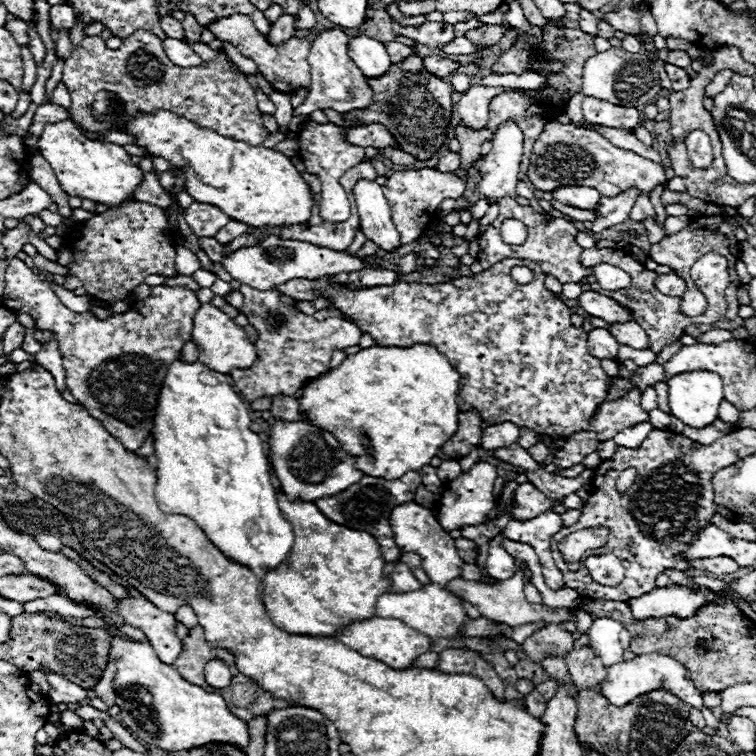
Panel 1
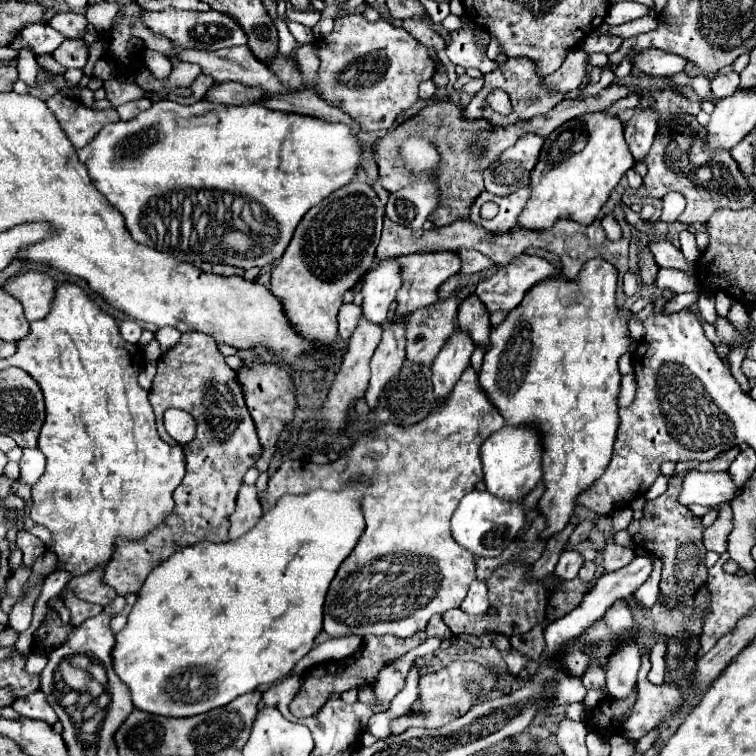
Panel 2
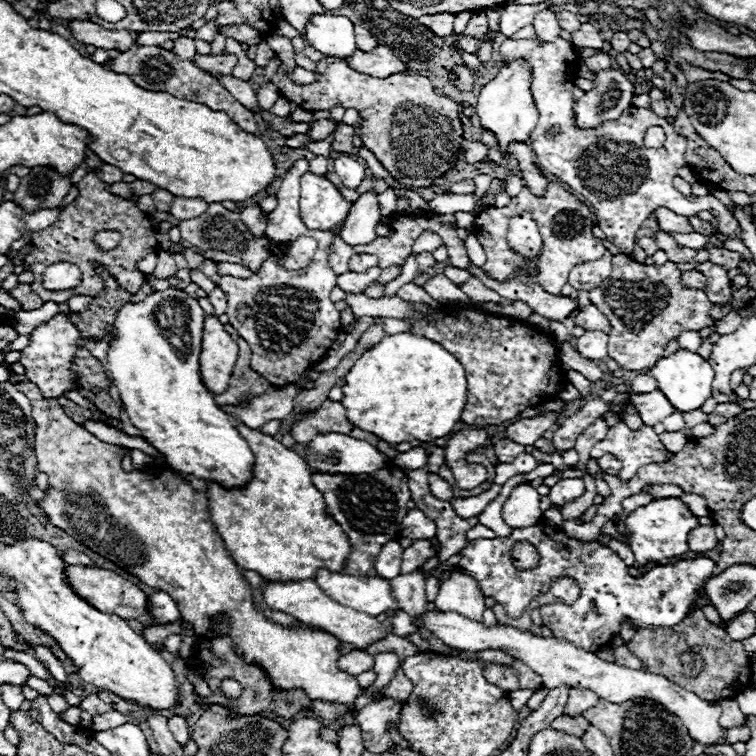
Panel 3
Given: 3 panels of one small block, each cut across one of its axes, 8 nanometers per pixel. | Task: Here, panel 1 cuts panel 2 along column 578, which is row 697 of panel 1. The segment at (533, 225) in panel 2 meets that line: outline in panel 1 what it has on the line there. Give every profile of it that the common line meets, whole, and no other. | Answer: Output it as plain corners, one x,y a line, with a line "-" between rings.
122,636
110,638
110,658
116,660
116,704
122,708
122,724
142,742
162,750
190,750
206,742
230,742
246,750
248,726
236,718
224,698
184,680
170,664
158,660
150,642
136,642

